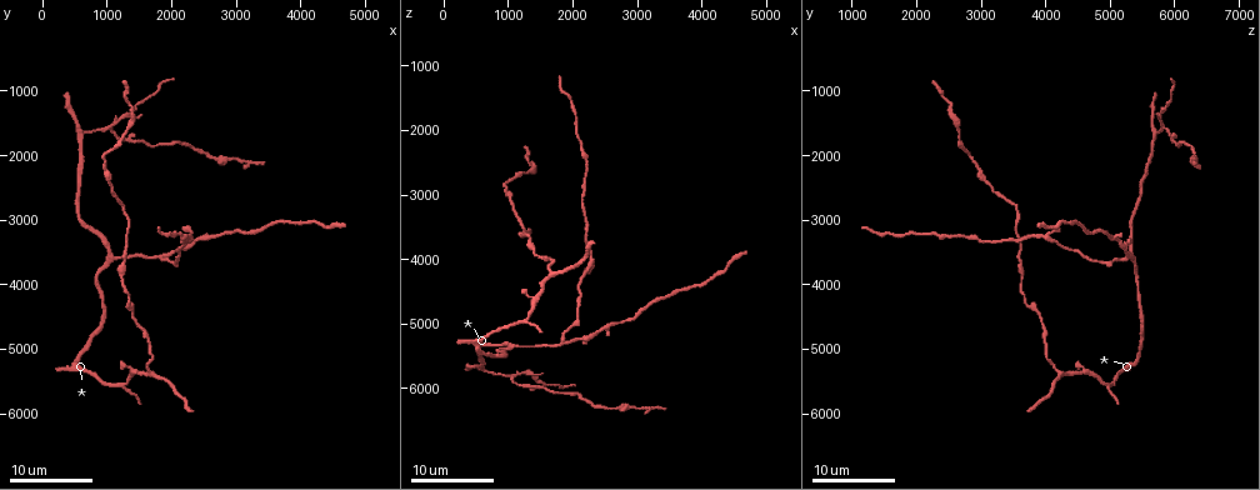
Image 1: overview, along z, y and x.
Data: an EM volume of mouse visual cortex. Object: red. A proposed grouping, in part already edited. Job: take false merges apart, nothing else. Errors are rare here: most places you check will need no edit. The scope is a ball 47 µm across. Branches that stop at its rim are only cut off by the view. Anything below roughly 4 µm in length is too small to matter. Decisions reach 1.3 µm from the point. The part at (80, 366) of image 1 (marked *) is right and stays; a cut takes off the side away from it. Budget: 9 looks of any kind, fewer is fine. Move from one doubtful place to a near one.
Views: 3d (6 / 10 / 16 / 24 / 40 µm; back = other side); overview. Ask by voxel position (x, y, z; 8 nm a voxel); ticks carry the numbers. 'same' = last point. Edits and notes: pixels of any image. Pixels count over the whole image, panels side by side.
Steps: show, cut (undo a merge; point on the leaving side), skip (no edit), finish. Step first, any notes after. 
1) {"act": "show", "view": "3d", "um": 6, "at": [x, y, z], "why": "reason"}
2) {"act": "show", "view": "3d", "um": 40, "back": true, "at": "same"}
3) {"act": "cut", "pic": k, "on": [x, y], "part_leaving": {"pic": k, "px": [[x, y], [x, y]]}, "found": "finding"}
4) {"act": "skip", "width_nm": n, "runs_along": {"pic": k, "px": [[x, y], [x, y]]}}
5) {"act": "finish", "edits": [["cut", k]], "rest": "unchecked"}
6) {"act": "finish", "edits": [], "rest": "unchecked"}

{"act": "show", "view": "3d", "um": 24, "at": [1650, 5400, 4250], "why": "a fork"}

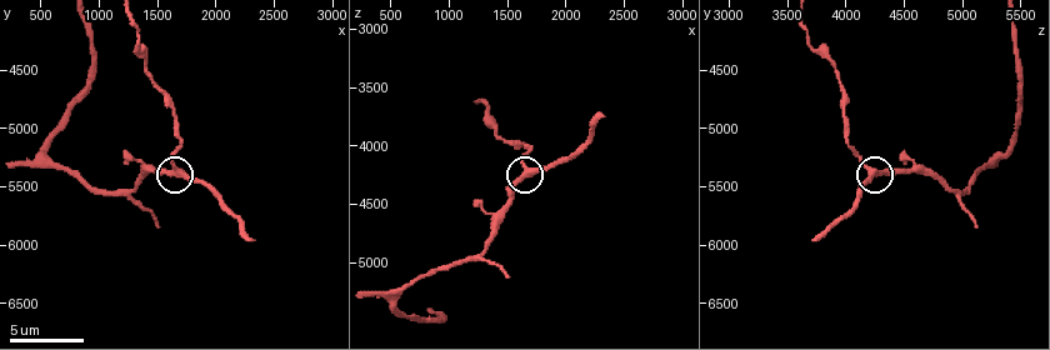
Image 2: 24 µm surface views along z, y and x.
{"act": "show", "view": "3d", "um": 6, "at": [1680, 5380, 4200]}

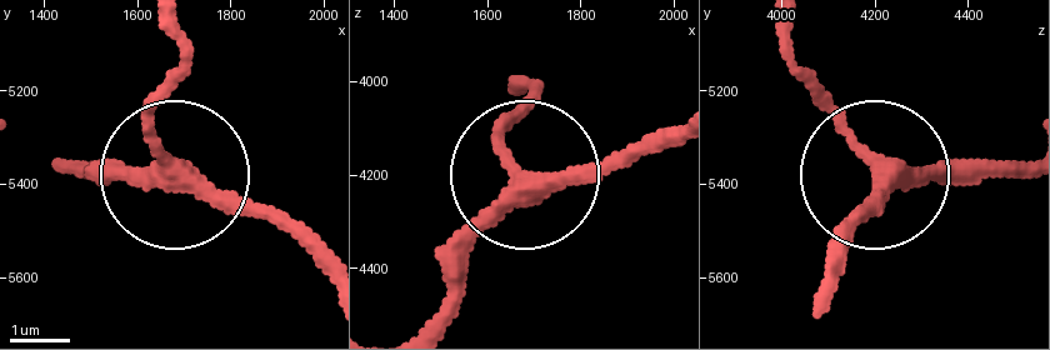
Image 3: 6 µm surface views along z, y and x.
{"act": "skip", "runs_along": {"pic": 3, "px": [[71, 165], [230, 190], [320, 255]]}, "found": "one neuron here"}

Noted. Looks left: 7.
{"act": "show", "view": "3d", "um": 16, "at": [1100, 3600, 5400], "why": "arms part here"}

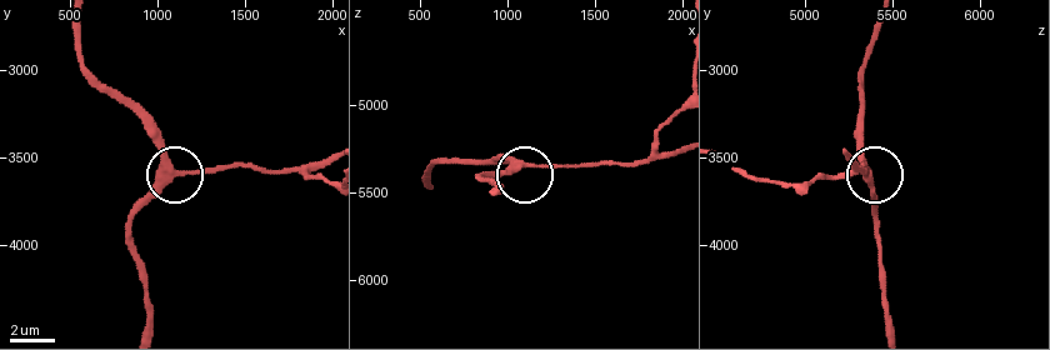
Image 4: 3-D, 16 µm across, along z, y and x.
{"act": "show", "view": "3d", "um": 10, "at": [1120, 3580, 5340]}

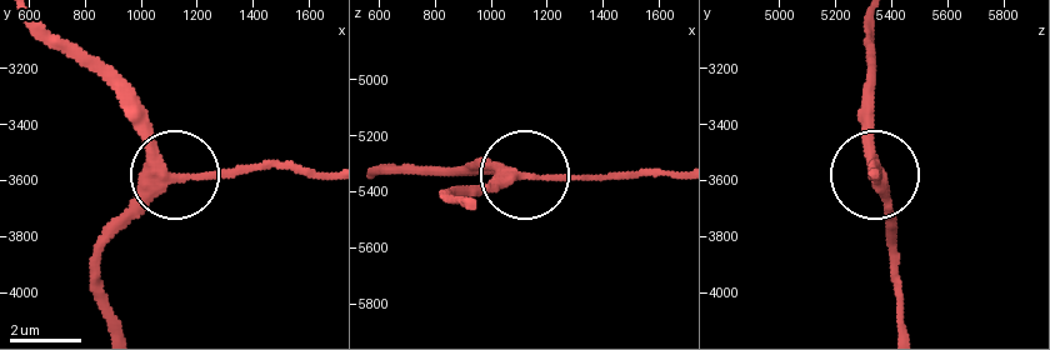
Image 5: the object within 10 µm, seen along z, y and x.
{"act": "skip", "runs_along": {"pic": 5, "px": [[118, 324], [96, 260], [105, 243], [176, 174], [264, 171]]}, "found": "continuous, no second neuron"}

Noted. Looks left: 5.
{"act": "show", "view": "3d", "um": 24, "at": [1850, 3600, 5200], "why": "branch point"}

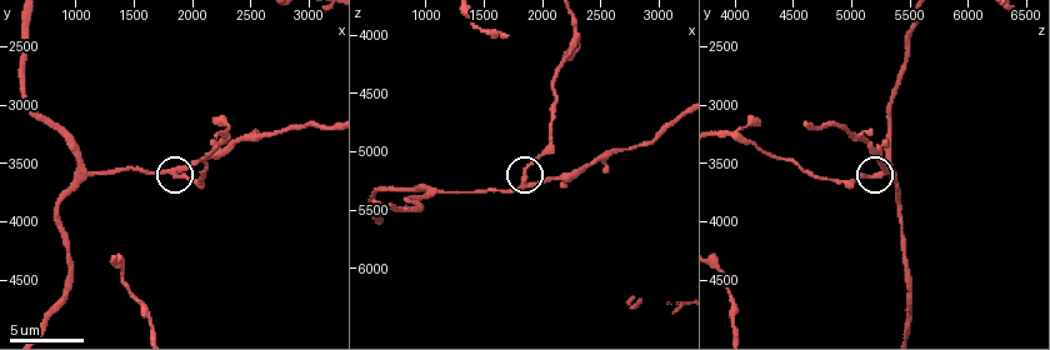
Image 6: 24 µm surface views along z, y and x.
{"act": "show", "view": "3d", "um": 10, "at": [1860, 3600, 5220]}

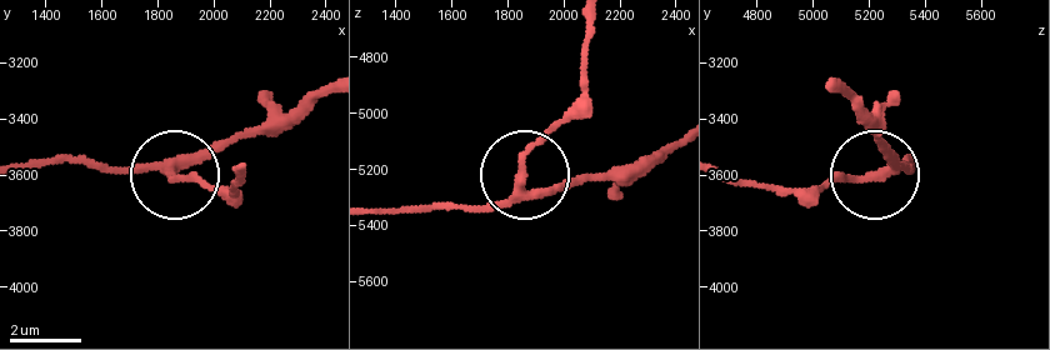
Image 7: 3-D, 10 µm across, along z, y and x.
{"act": "skip", "arms": 3, "runs_along": {"pic": 7, "px": [[374, 213], [490, 204], [525, 184], [621, 178]]}, "found": "one neuron here"}

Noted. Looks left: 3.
{"act": "show", "view": "3d", "um": 16, "at": [1100, 1550, 5800], "why": "three arms meet"}

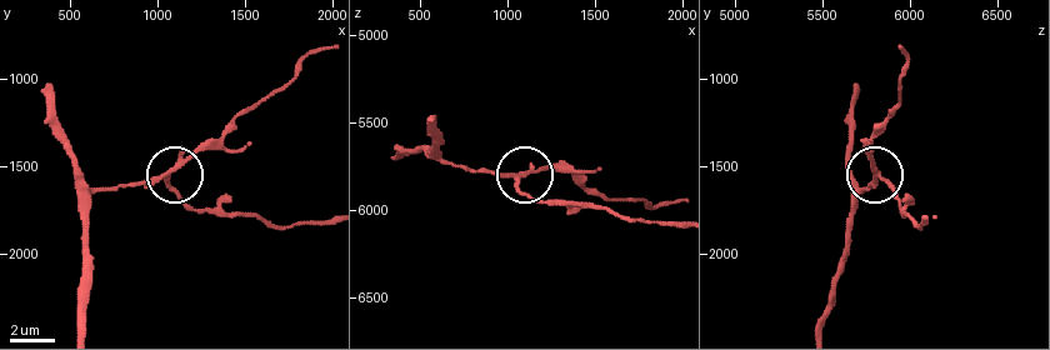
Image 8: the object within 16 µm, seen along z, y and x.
{"act": "show", "view": "3d", "um": 6, "at": [1060, 1560, 5820]}

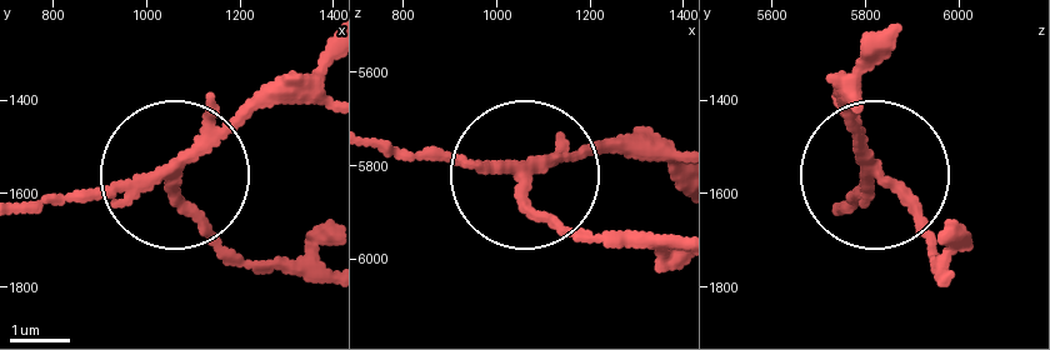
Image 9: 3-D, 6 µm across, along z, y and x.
{"act": "cut", "pic": 9, "on": [210, 226], "arms": 3, "found": "a second neuron is stuck on"}

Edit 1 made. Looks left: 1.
{"act": "finish", "edits": [["cut", 9]], "rest": "unchecked"}

